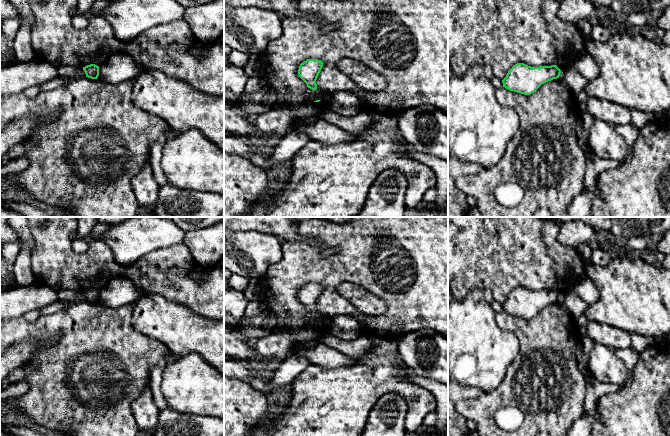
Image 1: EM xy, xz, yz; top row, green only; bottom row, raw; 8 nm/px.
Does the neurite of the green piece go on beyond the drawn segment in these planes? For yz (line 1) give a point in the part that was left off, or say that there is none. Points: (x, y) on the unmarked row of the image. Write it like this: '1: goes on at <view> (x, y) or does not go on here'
1: does not go on here

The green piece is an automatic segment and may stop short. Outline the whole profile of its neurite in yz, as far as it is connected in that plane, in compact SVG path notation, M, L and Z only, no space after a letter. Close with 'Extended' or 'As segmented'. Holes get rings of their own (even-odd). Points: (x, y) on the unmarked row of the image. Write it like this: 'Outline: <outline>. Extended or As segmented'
Outline: M524 287L515 288L502 304L503 311L510 315L530 319L542 308L559 302L557 289L531 291Z. As segmented

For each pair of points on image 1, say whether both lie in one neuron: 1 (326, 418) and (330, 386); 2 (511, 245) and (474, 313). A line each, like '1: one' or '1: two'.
1: one
2: two

